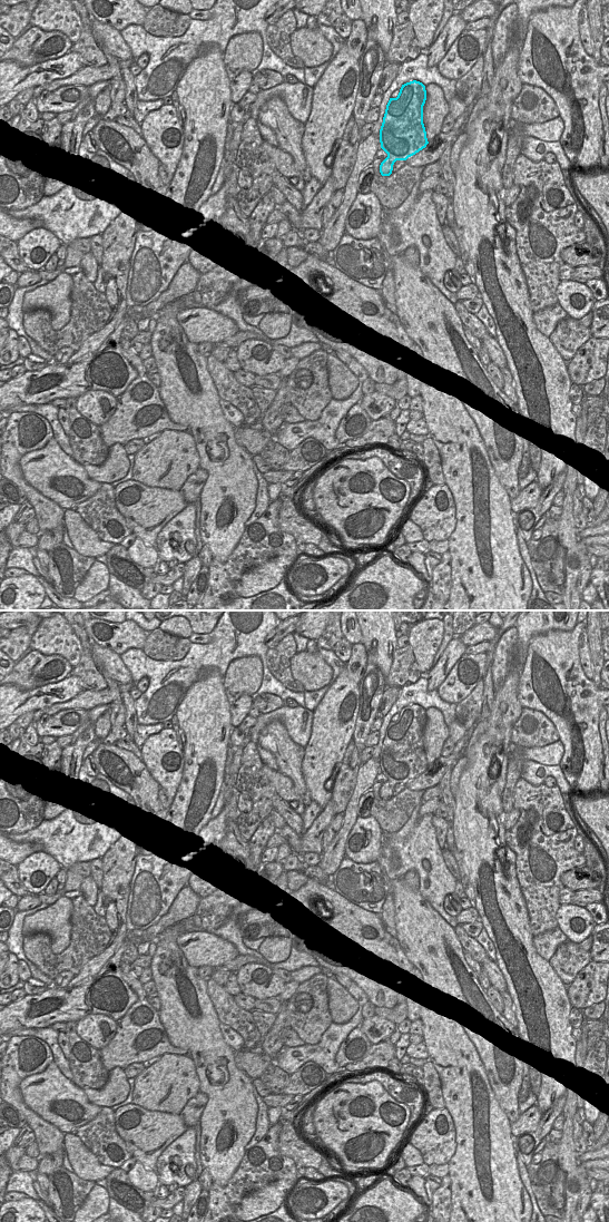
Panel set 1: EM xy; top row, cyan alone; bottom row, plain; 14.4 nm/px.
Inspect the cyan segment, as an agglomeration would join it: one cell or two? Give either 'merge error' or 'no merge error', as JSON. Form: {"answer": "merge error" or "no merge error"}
{"answer": "merge error"}

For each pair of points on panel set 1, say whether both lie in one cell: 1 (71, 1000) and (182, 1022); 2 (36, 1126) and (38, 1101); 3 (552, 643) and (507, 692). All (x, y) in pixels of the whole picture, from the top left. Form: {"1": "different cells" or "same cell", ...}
{"1": "different cells", "2": "different cells", "3": "different cells"}

